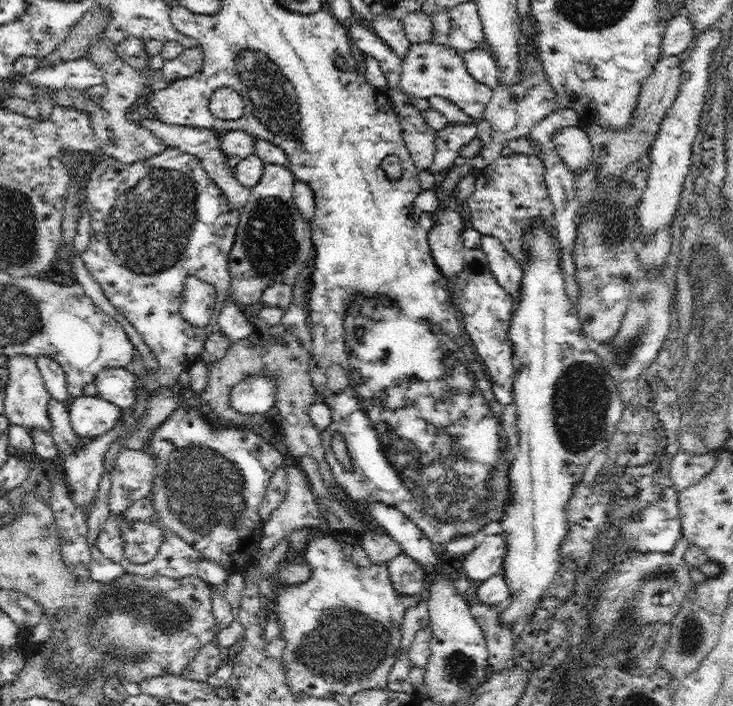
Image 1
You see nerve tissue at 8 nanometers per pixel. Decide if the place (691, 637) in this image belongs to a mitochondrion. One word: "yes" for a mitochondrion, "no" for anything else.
yes

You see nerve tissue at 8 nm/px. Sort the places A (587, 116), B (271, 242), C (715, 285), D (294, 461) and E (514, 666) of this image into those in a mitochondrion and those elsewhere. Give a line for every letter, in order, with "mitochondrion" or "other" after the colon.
A: other
B: mitochondrion
C: mitochondrion
D: other
E: other

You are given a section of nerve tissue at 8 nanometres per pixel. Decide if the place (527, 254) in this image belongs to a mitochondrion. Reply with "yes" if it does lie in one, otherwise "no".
no

